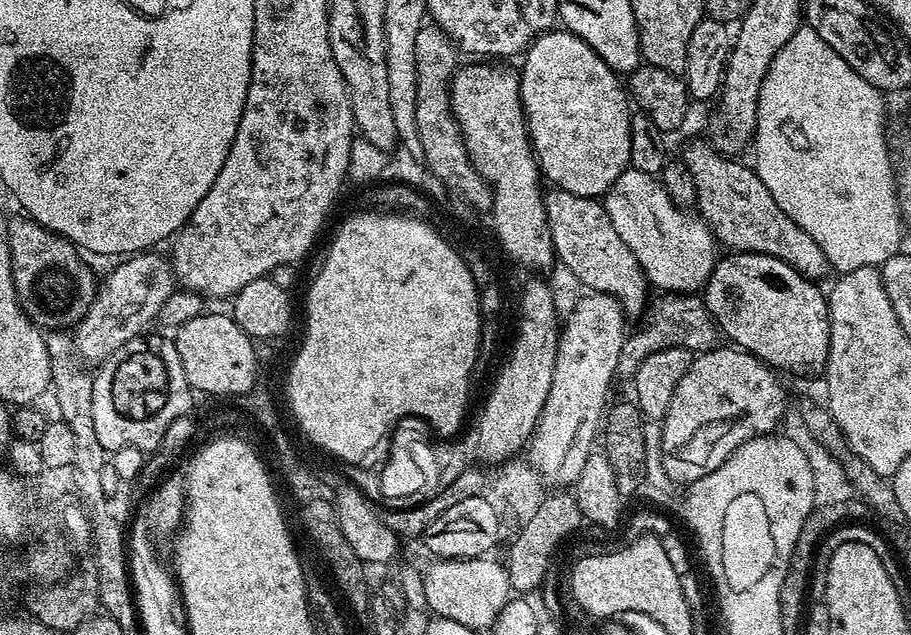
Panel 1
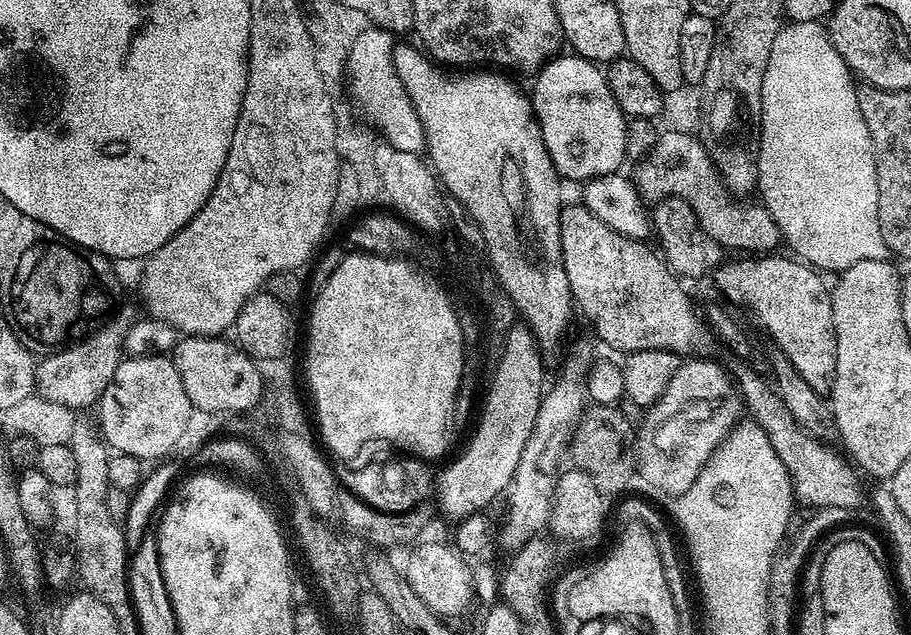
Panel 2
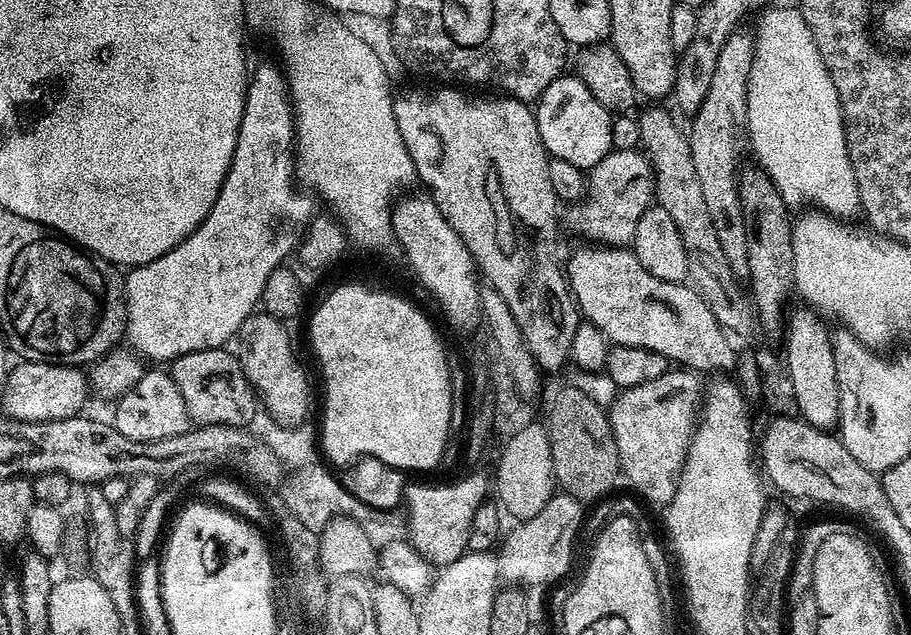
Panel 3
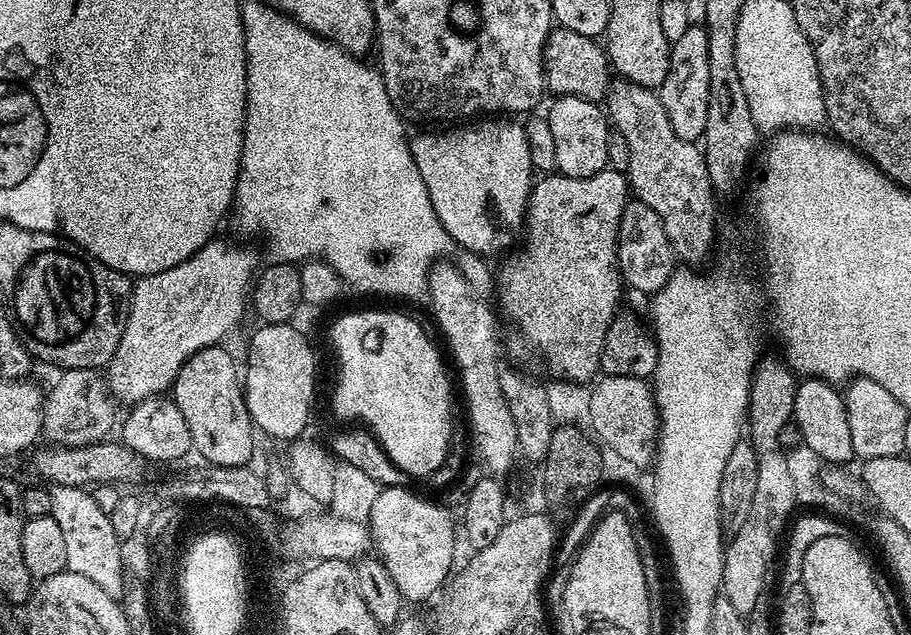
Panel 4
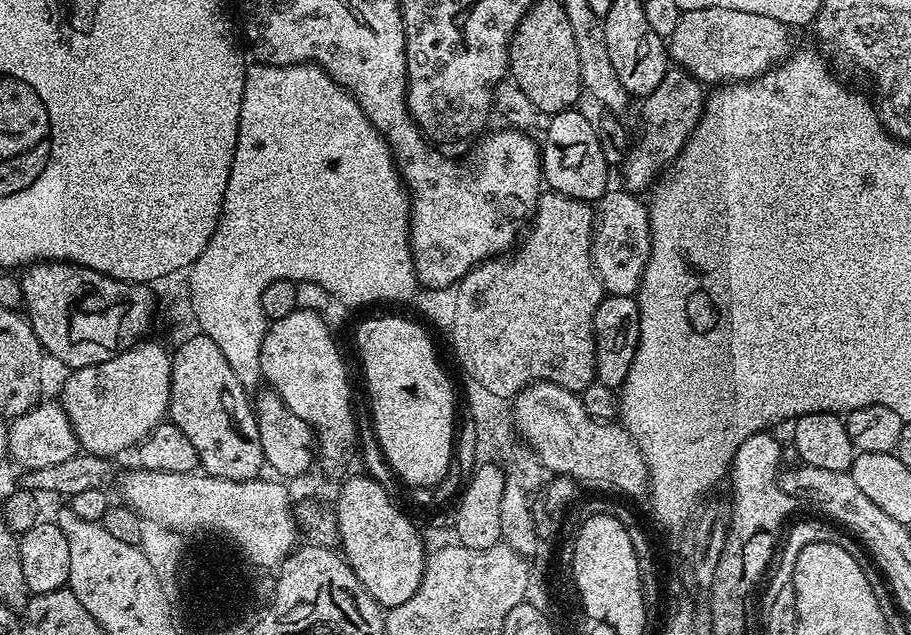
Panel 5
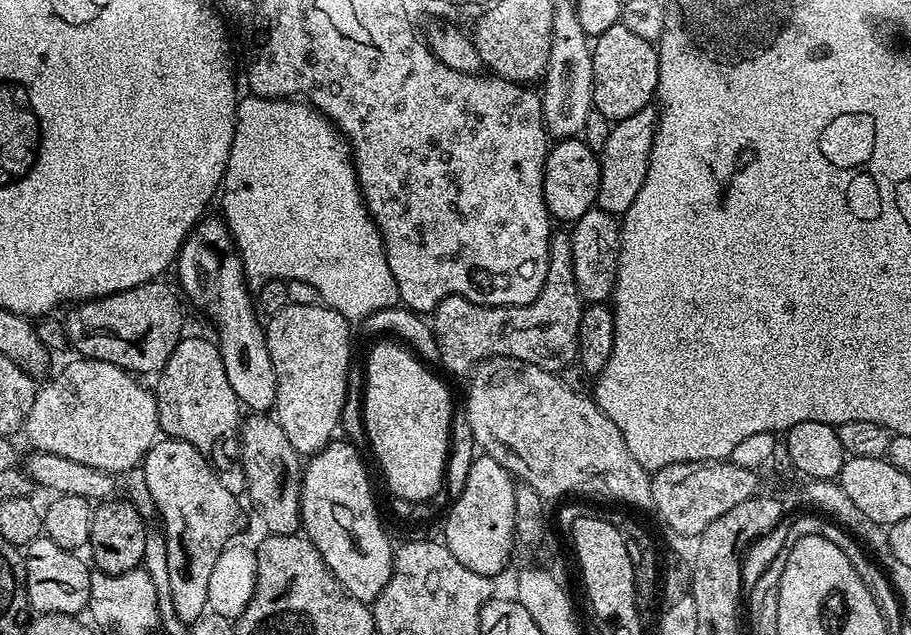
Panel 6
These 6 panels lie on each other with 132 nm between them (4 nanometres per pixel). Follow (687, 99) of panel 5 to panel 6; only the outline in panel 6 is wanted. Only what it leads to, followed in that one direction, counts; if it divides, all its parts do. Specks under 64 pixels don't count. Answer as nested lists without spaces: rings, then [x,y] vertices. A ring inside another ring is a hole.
[[[649,106],[638,110],[638,114],[630,114],[630,118],[615,121],[610,130],[610,139],[599,152],[600,185],[596,207],[606,210],[614,217],[623,217],[626,210],[638,198],[638,190],[642,190],[642,182],[646,182],[646,170],[650,166],[650,150],[656,137],[658,112]]]

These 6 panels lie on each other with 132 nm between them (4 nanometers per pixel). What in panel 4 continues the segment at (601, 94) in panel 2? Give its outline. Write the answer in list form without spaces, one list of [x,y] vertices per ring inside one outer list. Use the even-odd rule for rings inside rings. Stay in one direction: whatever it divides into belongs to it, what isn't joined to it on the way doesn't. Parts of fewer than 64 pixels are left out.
[[[556,96],[552,109],[546,112],[550,134],[554,134],[556,172],[570,178],[590,178],[608,167],[606,142],[610,121],[605,109],[597,101],[577,96]]]

